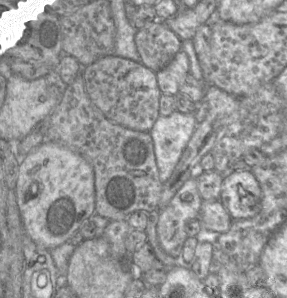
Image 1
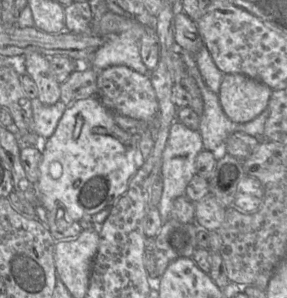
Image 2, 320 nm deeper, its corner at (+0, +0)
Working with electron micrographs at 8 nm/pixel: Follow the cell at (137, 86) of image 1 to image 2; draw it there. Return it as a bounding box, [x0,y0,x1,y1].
[96,65,159,160]

